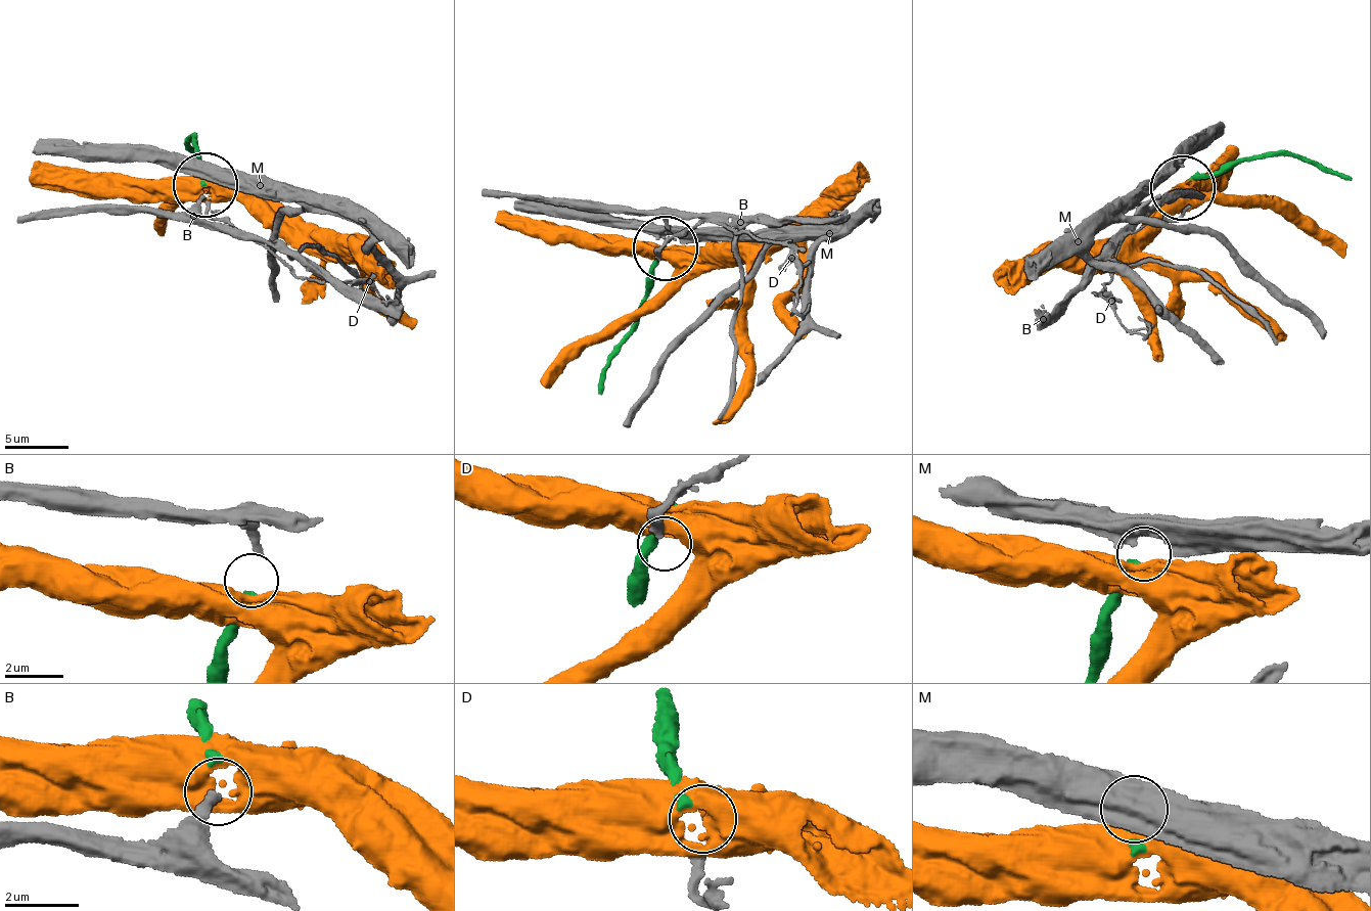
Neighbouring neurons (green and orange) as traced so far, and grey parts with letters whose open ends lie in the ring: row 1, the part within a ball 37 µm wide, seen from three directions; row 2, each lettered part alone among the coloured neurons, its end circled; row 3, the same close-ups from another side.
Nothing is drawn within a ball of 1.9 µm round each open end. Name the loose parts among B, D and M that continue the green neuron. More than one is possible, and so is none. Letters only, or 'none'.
B

